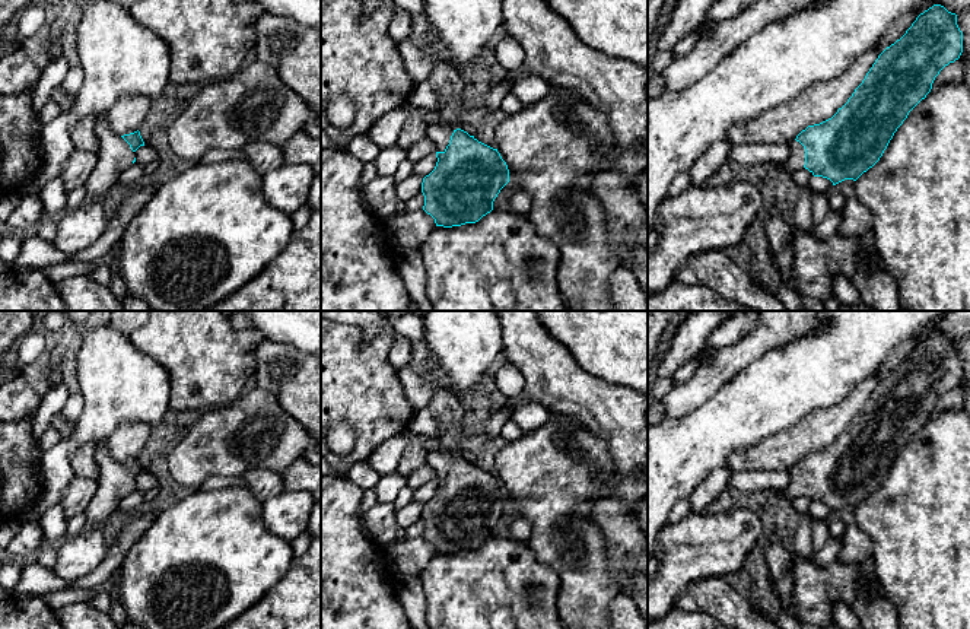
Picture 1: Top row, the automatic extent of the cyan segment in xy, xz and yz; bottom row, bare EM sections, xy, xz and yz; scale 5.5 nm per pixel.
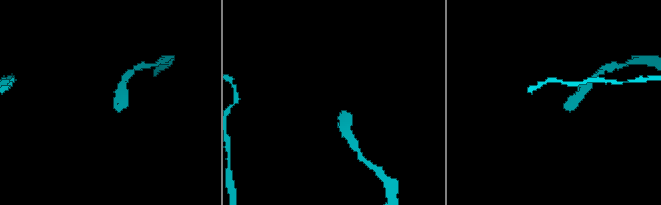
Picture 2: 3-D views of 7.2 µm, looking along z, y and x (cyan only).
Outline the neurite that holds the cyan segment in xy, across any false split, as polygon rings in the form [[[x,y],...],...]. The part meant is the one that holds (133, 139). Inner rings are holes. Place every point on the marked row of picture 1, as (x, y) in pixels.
[[[99,118],[95,131],[99,150],[96,165],[85,184],[89,201],[98,201],[106,194],[117,184],[120,174],[136,162],[134,152],[144,146],[139,130],[117,136],[104,118]]]

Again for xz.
[[[438,121],[427,126],[426,137],[436,146],[436,166],[423,178],[423,210],[435,219],[436,226],[452,228],[476,223],[493,210],[493,201],[509,182],[509,169],[497,149],[493,149],[467,131],[449,130]]]

